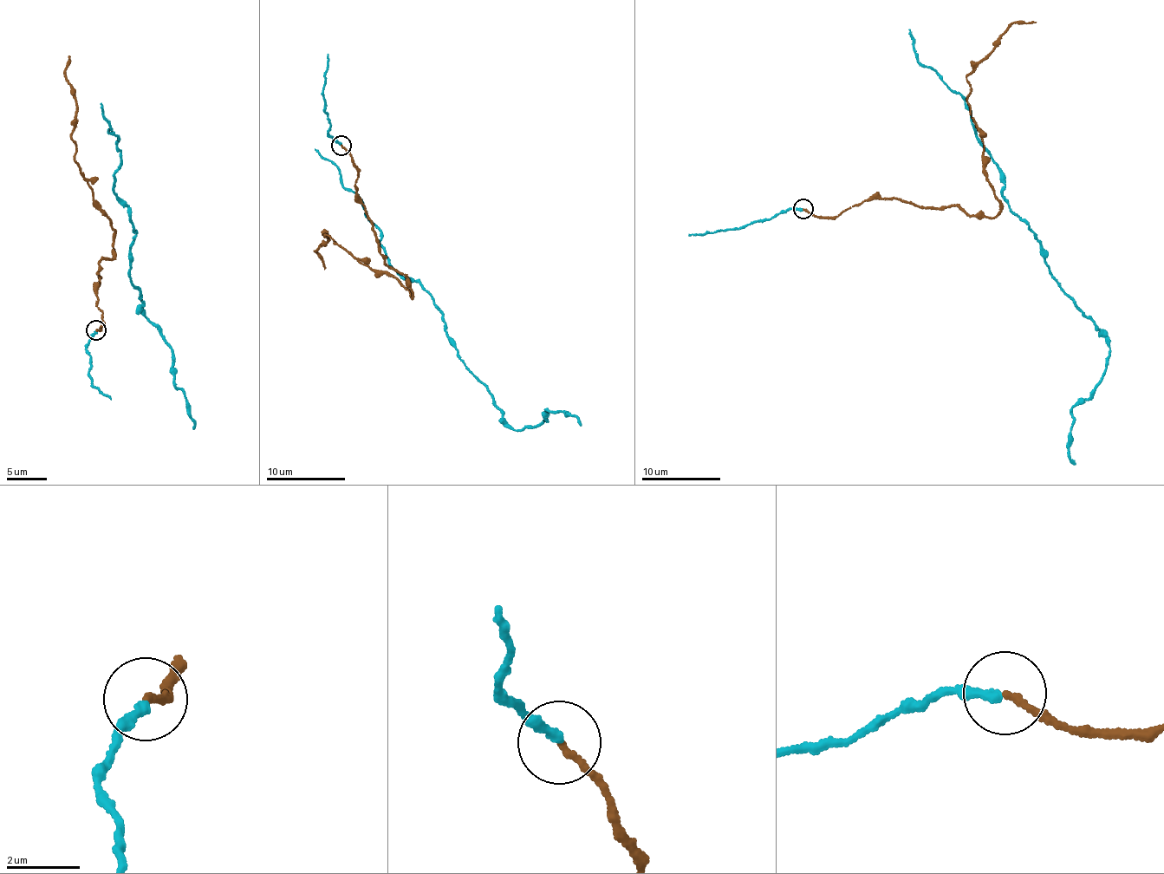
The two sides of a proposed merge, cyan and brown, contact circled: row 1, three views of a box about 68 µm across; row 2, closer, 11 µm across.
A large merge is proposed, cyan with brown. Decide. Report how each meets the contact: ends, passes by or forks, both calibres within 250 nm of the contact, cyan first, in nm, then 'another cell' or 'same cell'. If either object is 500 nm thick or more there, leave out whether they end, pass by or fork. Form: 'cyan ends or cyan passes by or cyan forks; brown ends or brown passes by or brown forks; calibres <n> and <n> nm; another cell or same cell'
cyan ends; brown ends; calibres 240 and 180 nm; same cell

